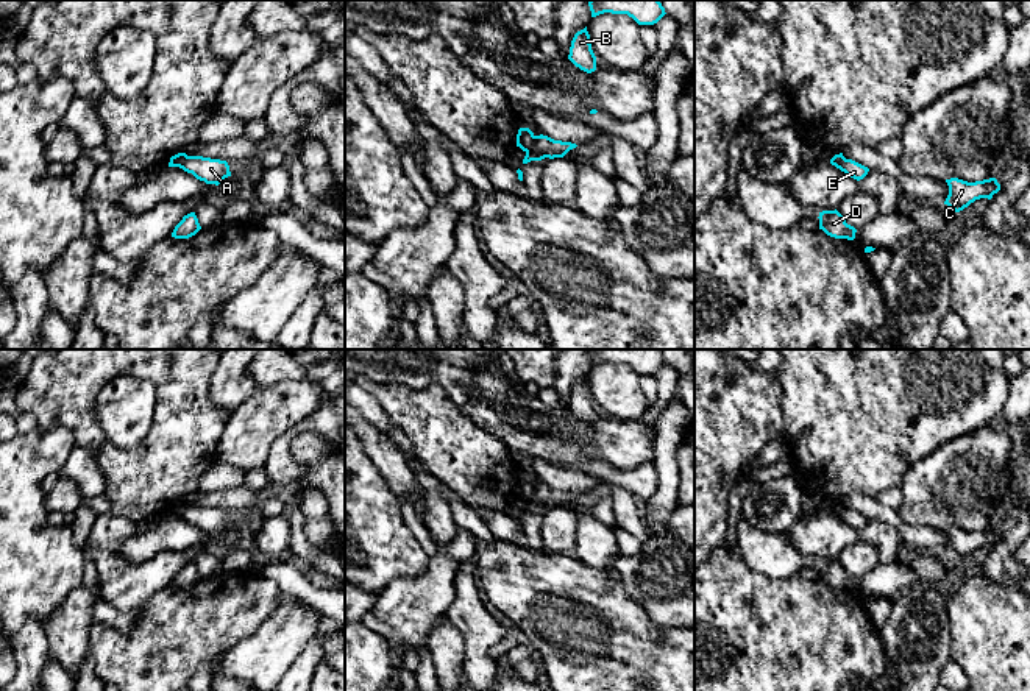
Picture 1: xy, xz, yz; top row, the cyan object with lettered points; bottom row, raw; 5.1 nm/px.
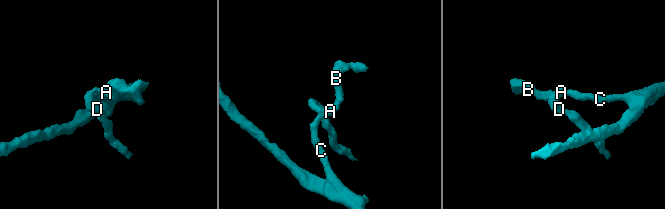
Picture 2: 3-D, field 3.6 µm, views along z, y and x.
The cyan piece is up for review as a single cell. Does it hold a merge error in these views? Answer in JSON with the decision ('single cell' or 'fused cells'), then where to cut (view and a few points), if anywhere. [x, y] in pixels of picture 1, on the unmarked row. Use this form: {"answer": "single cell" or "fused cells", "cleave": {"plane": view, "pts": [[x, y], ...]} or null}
{"answer": "fused cells", "cleave": {"plane": "xz", "pts": [[537, 485], [526, 503]]}}

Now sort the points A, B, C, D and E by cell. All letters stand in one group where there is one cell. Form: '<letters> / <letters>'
A B C E / D

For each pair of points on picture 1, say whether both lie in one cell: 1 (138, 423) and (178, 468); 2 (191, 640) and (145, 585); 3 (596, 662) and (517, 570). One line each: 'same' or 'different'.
1: different
2: different
3: same

